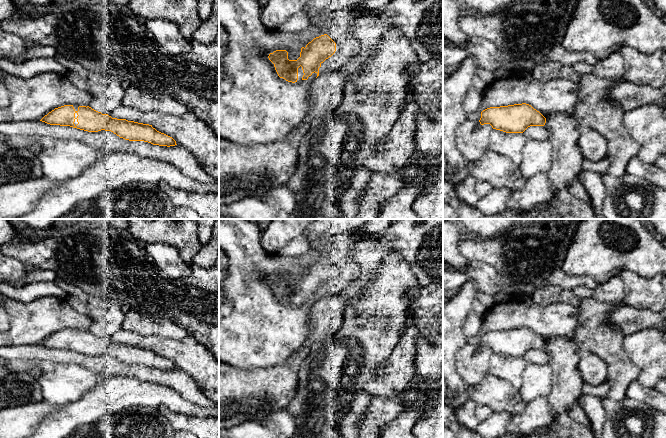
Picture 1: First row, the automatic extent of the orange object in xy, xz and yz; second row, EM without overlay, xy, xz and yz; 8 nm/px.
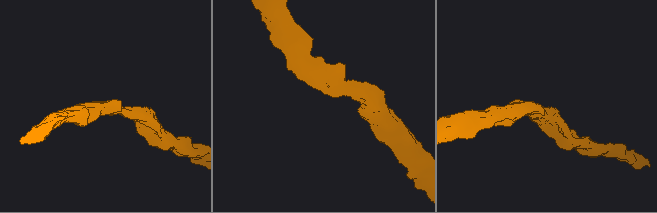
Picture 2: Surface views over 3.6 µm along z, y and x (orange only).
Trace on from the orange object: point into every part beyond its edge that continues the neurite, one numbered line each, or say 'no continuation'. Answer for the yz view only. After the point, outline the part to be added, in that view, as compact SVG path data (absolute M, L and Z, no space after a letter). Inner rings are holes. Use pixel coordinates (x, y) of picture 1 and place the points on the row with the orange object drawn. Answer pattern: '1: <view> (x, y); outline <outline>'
no continuation

